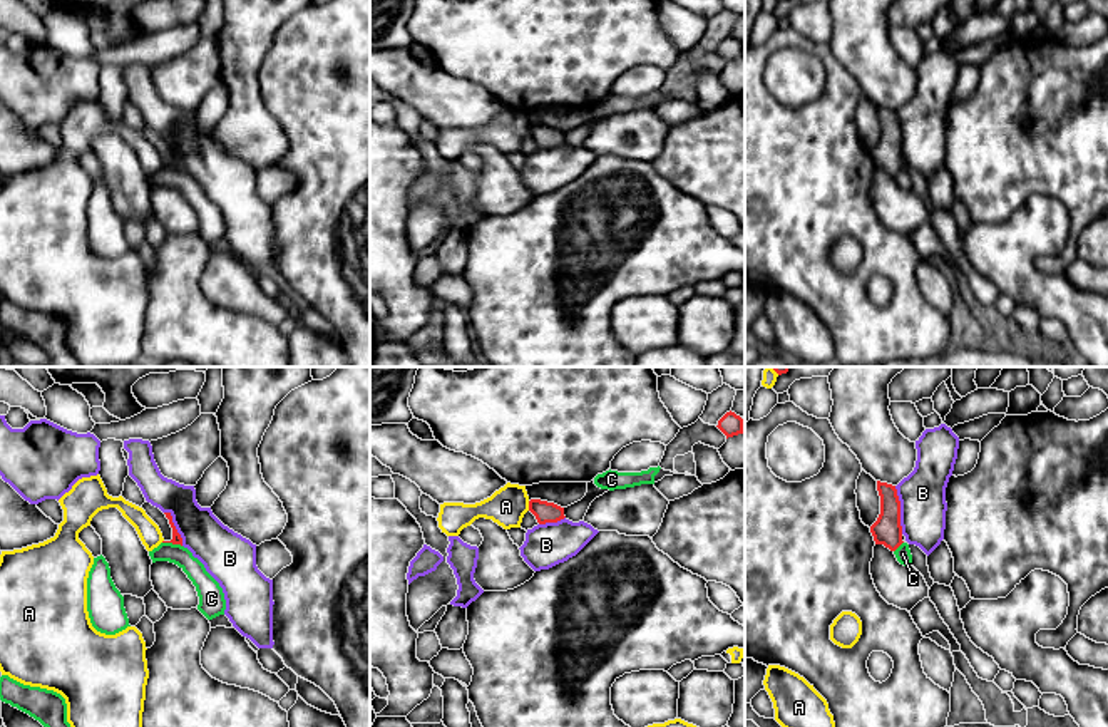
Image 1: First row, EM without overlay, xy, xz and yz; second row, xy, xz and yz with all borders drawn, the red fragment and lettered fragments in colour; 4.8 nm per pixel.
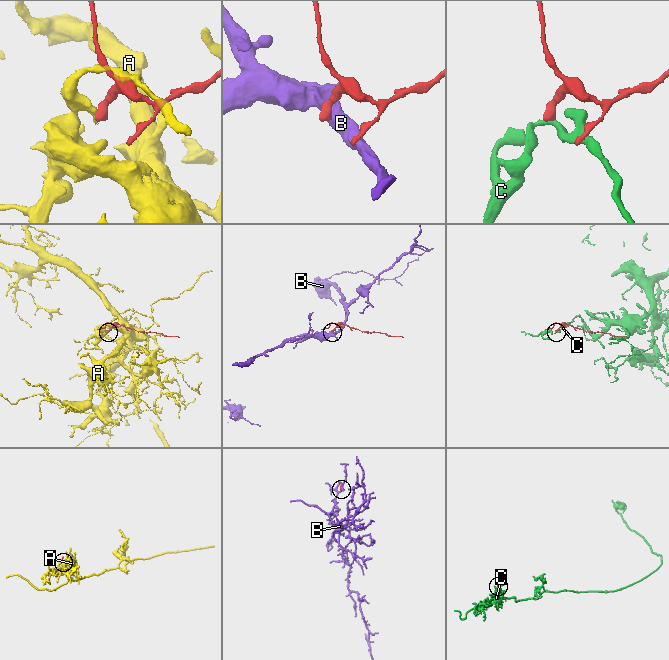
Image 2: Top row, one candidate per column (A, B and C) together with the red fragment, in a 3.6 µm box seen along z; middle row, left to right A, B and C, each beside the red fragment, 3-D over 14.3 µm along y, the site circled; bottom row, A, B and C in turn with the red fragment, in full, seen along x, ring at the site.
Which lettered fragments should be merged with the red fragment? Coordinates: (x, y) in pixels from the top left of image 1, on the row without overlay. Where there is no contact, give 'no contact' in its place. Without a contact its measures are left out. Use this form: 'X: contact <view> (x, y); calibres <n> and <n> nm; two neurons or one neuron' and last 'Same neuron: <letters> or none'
A: contact xz (529, 131); calibres 100 and 180 nm; two neurons
B: contact yz (899, 134); calibres 140 and 220 nm; two neurons
C: contact xy (173, 168); calibres 50 and 100 nm; two neurons
Same neuron: none

